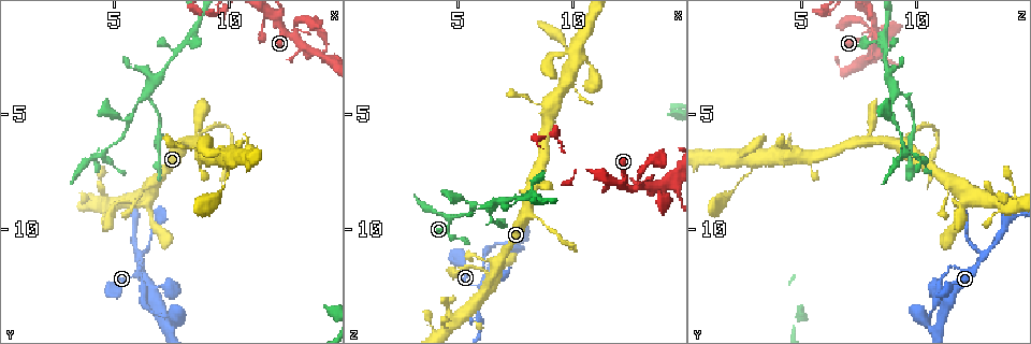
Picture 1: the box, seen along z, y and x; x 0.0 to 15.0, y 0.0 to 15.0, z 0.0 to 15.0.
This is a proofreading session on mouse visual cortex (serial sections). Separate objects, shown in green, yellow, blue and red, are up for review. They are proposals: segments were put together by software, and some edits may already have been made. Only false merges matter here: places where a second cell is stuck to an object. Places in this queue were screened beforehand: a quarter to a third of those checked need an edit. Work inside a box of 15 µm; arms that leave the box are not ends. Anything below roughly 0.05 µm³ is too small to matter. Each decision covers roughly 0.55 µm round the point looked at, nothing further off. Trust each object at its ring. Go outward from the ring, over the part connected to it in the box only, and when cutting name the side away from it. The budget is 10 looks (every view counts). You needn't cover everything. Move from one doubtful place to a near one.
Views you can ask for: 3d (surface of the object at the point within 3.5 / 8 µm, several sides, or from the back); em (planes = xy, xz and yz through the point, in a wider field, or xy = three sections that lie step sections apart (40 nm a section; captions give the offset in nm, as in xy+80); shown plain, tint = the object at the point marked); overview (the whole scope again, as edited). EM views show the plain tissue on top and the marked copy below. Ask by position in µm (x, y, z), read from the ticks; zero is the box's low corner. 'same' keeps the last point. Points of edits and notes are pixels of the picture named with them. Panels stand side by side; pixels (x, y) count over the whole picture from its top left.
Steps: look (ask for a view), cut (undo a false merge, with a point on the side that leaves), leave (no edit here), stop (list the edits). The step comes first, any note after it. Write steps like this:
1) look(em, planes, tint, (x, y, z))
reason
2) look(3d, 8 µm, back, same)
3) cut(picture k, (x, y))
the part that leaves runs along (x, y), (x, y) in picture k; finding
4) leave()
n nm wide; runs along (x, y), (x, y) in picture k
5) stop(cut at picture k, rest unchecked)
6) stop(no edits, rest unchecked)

look(3d, 8 µm, (8.2, 6.2, 9.4))
three arms meet

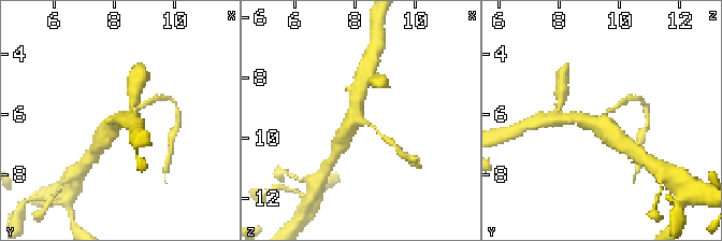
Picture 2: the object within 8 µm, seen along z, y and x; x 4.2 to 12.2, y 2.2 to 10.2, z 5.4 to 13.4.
look(3d, 3.5 µm, (8.2, 6.3, 9.4))

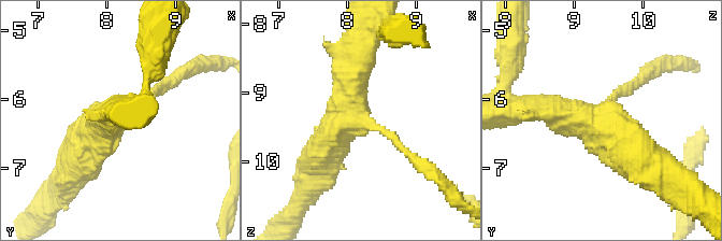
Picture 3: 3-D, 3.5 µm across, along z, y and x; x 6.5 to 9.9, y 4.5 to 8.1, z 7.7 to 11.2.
look(em, xy, step 5, tint, (8.20, 6.20, 9.40))
3 arms; arms of 150, 400, 500 nm

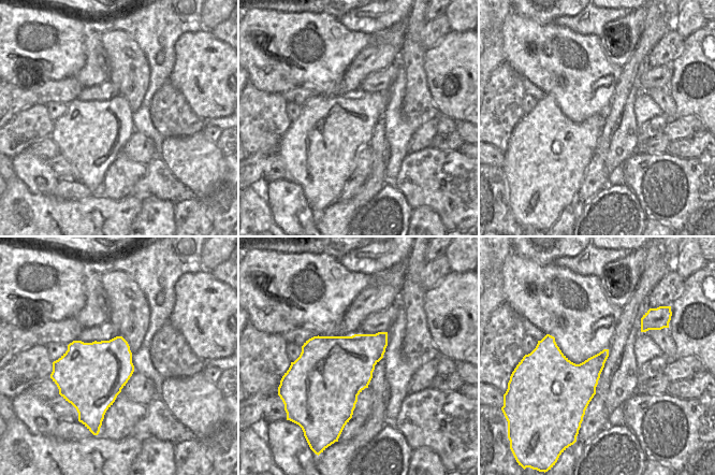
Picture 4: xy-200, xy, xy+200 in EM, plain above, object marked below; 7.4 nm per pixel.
cut(picture 3, (174, 81))
550 nm wide; the part that leaves runs along (155, 91), (182, 71), (221, 65) in picture 3; a second cell is stuck on

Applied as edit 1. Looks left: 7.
look(3d, 3.5 µm, (6.3, 4.1, 9.1))

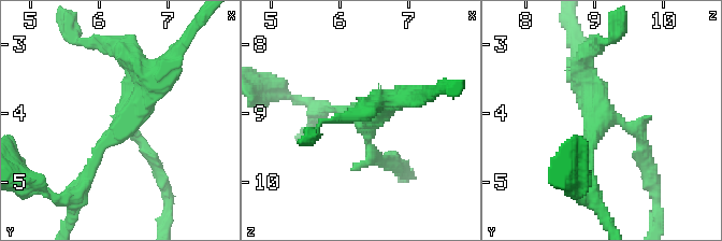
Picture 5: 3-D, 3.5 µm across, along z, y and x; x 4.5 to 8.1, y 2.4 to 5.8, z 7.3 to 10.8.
look(em, xy, step 2, tint, (6.40, 4.15, 9.05))
3 arms; arms of 150, 150, 300 nm; shape alone is not enough

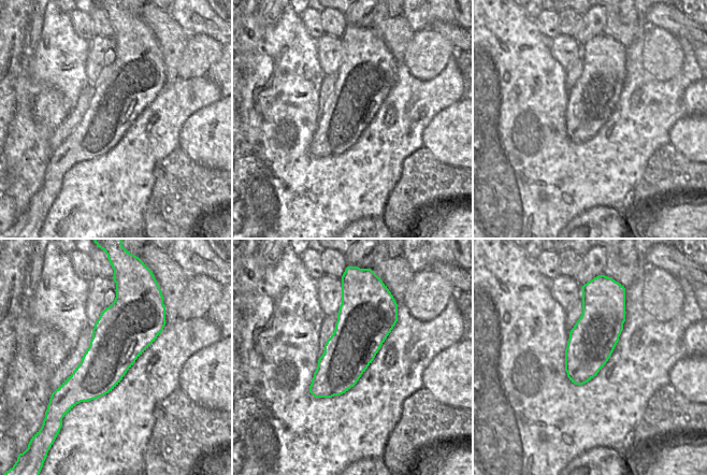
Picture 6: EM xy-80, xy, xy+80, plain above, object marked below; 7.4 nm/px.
leave()
380 nm wide; runs along (84, 180), (98, 150), (167, 68) in picture 5; continuous, no second cell

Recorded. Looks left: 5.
look(3d, 8 µm, (7.9, 2.1, 8.7))
three arms meet

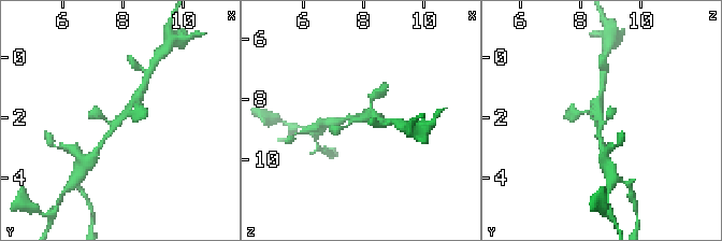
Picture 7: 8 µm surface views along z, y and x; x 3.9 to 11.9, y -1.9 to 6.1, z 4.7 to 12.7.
look(3d, 3.5 µm, (7.9, 2.1, 8.6))
zoom in

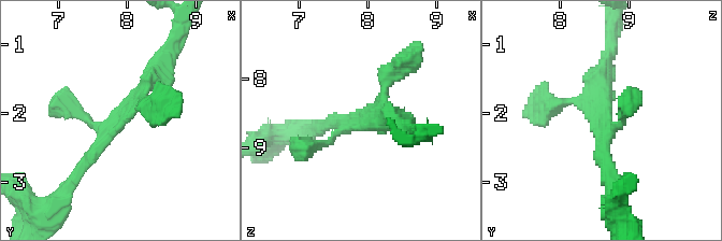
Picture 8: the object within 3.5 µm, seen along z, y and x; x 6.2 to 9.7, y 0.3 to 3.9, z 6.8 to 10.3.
look(em, planes, tint, (7.95, 2.05, 8.65))

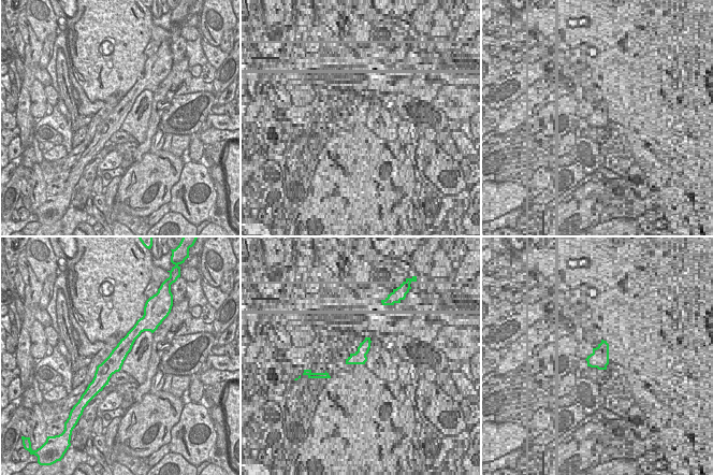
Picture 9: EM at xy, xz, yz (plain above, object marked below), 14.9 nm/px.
leave()
runs along (76, 172), (153, 76), (162, 56) in picture 8; all the same cell

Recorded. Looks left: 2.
look(3d, 3.5 µm, (6.2, 11.9, 11.3))
narrows sharply

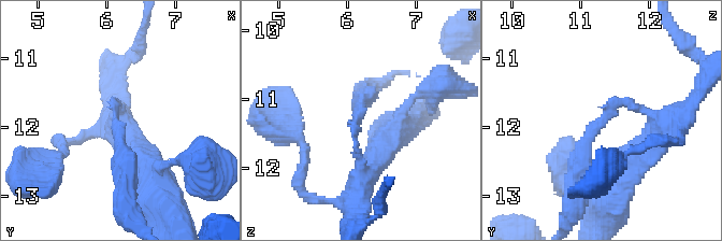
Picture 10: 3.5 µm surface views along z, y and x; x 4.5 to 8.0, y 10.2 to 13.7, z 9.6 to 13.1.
look(em, xy, step 3, tint, (6.15, 11.90, 11.25))

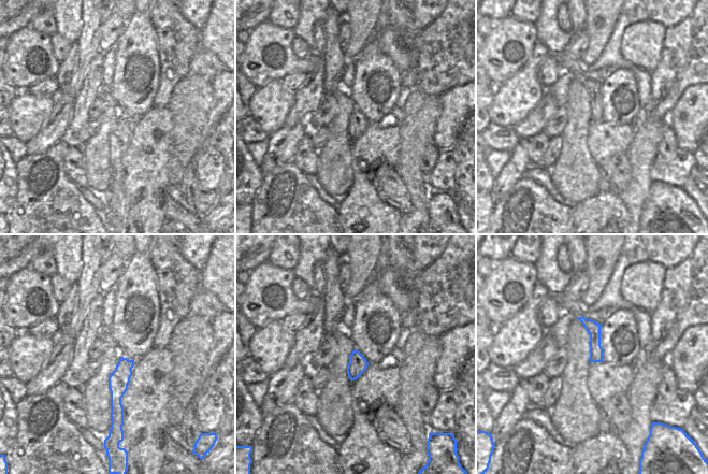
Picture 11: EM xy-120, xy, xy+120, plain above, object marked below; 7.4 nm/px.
cut(picture 10, (591, 127))
arms of 150, 250 nm; the part that leaves runs along (355, 147), (355, 121), (365, 95) in picture 10; two cells meet here

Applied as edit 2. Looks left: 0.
stop(cut at picture 3, cut at picture 10, rest unchecked)

